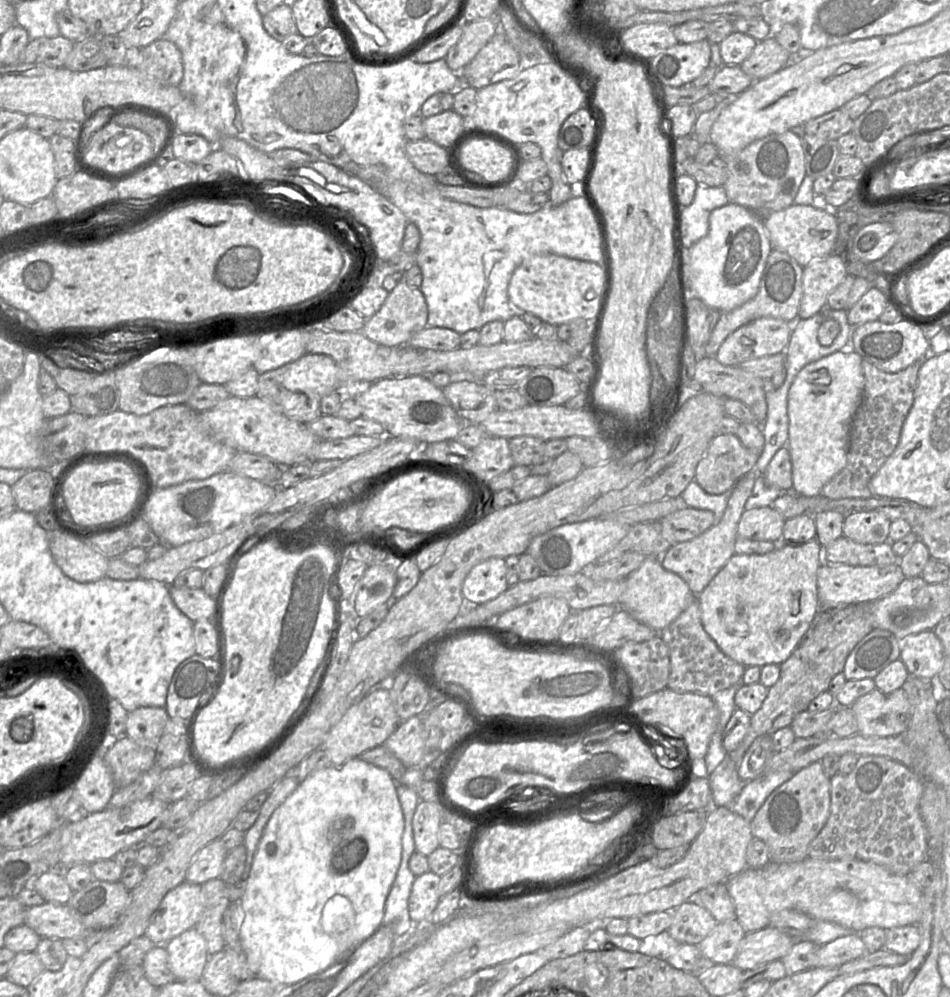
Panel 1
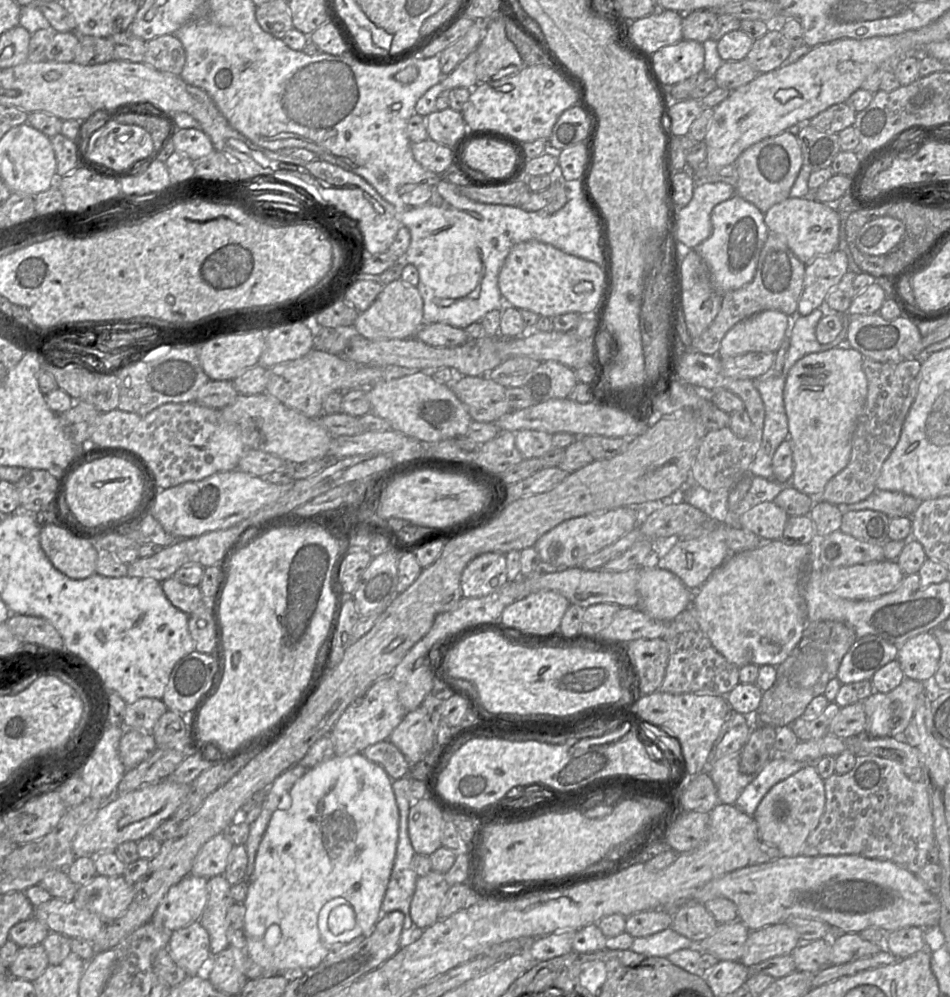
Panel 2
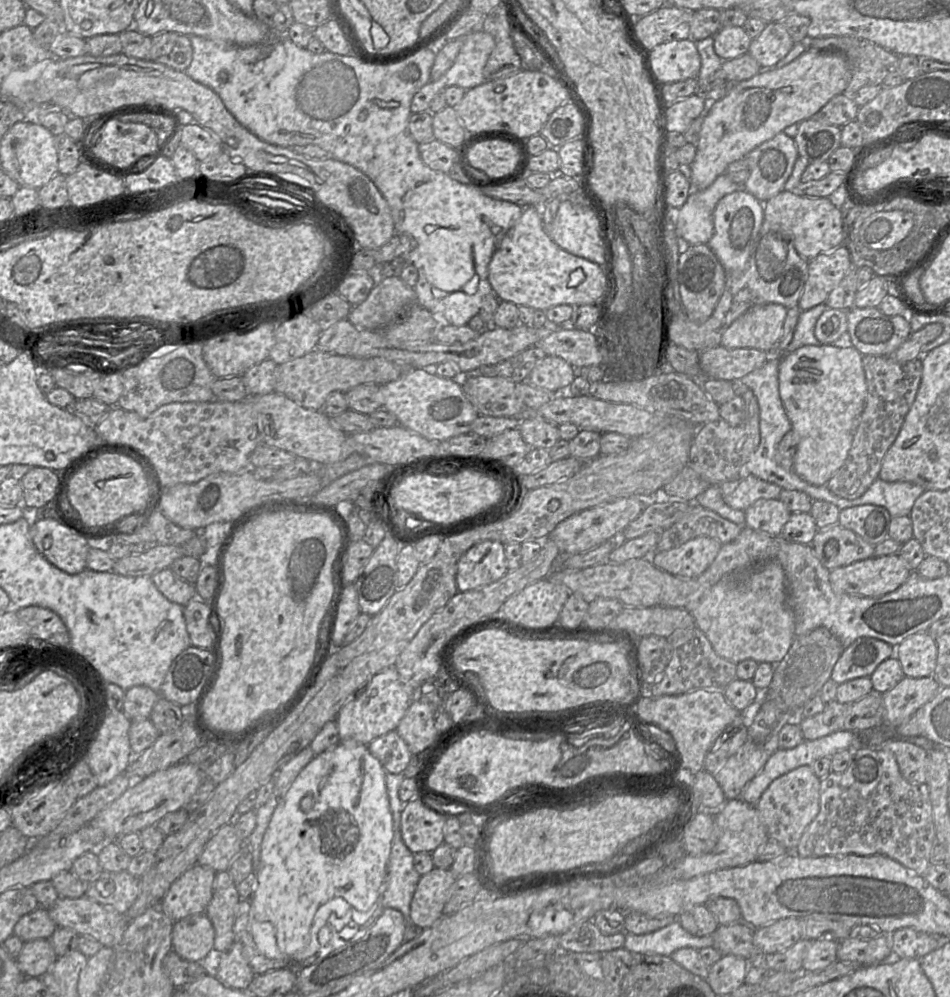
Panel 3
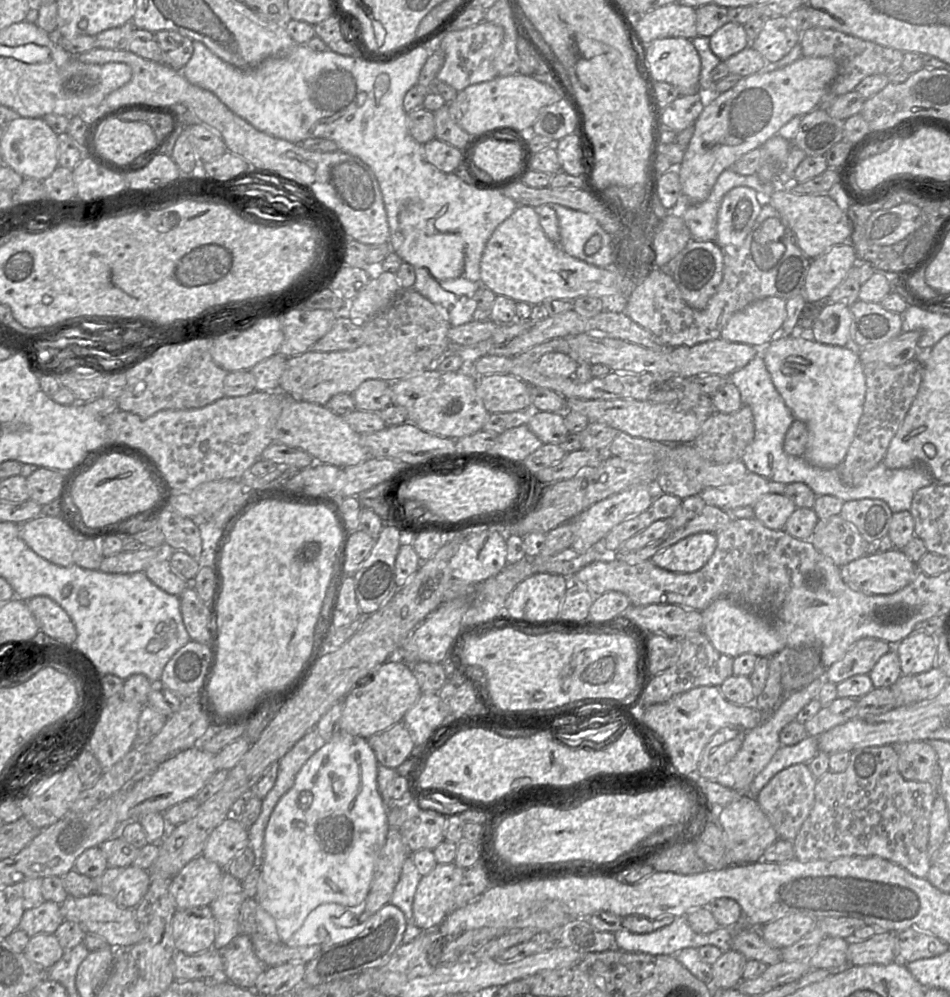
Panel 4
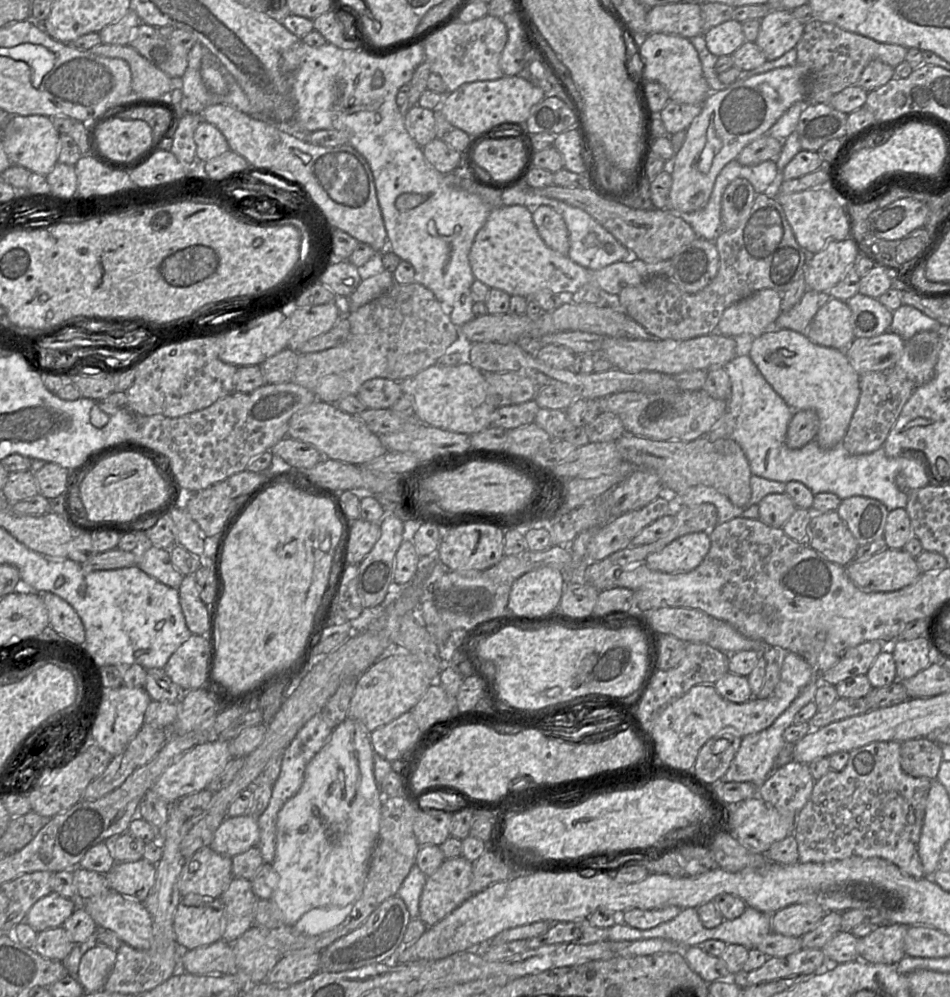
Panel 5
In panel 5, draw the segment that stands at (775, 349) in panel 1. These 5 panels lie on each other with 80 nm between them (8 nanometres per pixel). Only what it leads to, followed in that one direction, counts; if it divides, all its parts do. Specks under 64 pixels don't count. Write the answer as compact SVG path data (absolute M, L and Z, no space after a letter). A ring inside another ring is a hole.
M761 289L729 306L723 312L717 332L729 337L741 334L757 337L773 328L781 313L781 294L773 289Z

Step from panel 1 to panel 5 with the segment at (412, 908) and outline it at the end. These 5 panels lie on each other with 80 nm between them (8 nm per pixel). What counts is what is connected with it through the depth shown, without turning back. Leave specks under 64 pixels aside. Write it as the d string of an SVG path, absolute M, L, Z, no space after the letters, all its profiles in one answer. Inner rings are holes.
M462 856L445 859L439 868L427 877L419 900L418 918L430 927L467 900L471 894L472 862Z

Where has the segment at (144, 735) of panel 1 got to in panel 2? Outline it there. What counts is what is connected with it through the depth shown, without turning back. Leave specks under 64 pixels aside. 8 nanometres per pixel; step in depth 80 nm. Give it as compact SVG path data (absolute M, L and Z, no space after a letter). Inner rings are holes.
M140 698L126 705L124 728L153 733L157 721L167 710L162 699Z

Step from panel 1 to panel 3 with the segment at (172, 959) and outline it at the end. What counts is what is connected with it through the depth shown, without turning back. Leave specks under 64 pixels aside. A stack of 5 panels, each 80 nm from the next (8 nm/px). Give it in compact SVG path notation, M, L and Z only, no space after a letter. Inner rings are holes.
M206 913L174 921L172 950L188 961L212 961L215 930Z

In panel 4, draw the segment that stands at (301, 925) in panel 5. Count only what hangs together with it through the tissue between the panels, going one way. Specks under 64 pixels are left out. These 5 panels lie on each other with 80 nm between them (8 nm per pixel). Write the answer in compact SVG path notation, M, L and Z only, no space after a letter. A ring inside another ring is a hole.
M337 903L319 905L285 944L290 947L315 944L329 947L355 937L364 928L364 923L354 927L345 925L353 917L350 909Z

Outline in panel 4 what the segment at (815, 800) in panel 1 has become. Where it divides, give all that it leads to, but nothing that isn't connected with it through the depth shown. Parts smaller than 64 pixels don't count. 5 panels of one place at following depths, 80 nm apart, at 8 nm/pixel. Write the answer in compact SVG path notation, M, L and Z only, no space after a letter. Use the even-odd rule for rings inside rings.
M799 763L778 772L755 798L779 839L793 841L799 833L814 806L816 782L807 763Z

